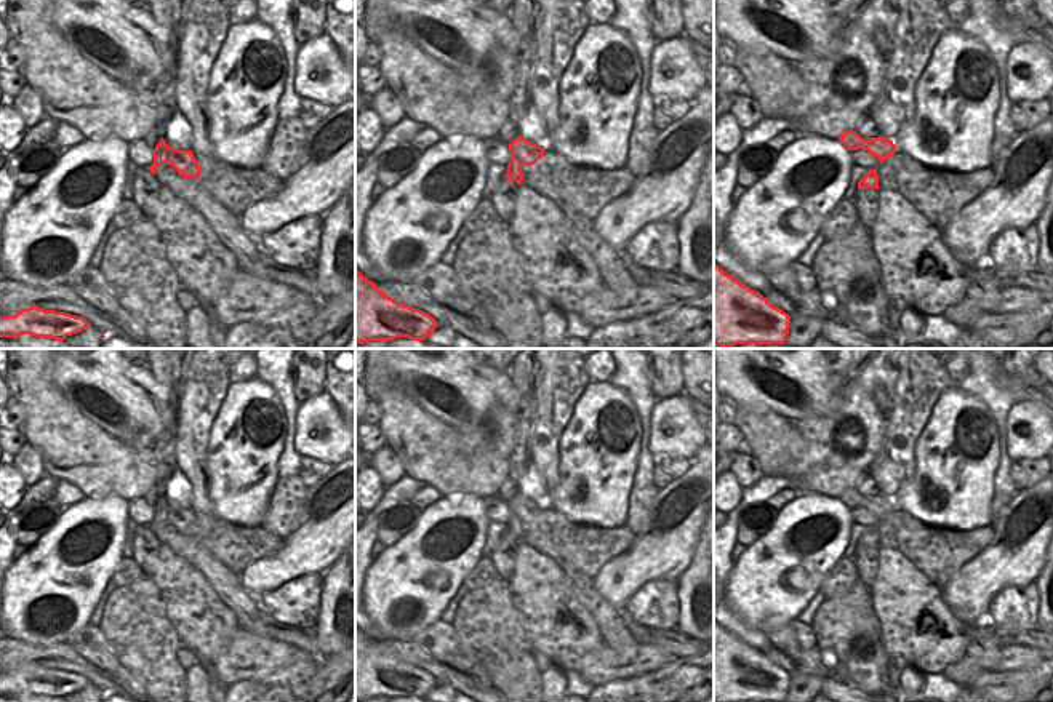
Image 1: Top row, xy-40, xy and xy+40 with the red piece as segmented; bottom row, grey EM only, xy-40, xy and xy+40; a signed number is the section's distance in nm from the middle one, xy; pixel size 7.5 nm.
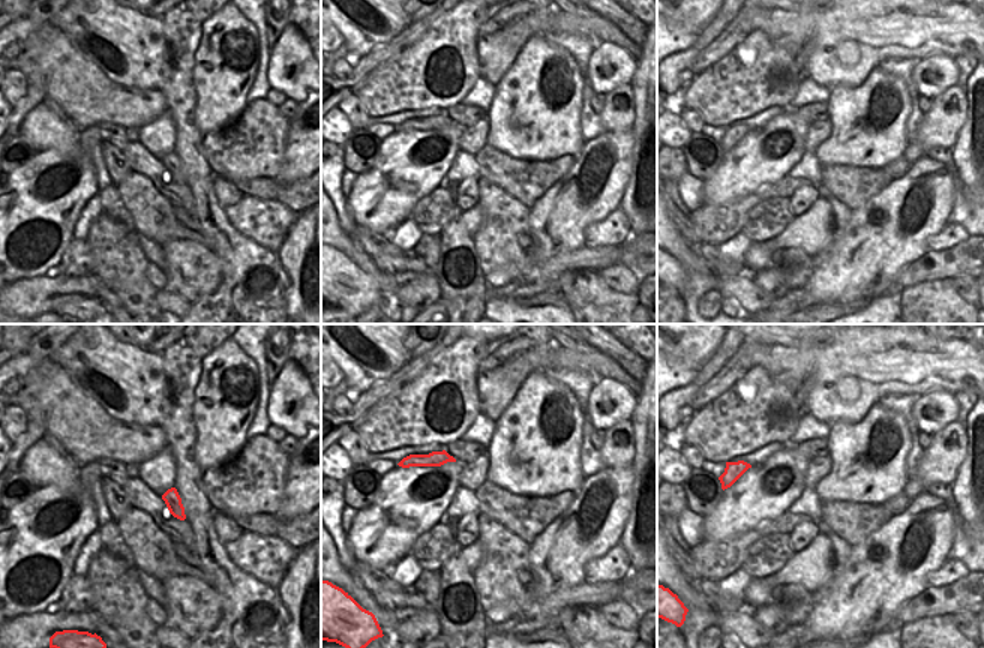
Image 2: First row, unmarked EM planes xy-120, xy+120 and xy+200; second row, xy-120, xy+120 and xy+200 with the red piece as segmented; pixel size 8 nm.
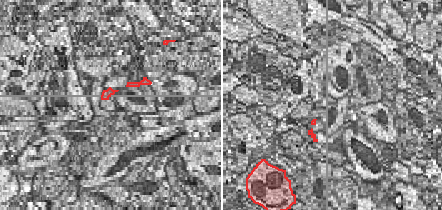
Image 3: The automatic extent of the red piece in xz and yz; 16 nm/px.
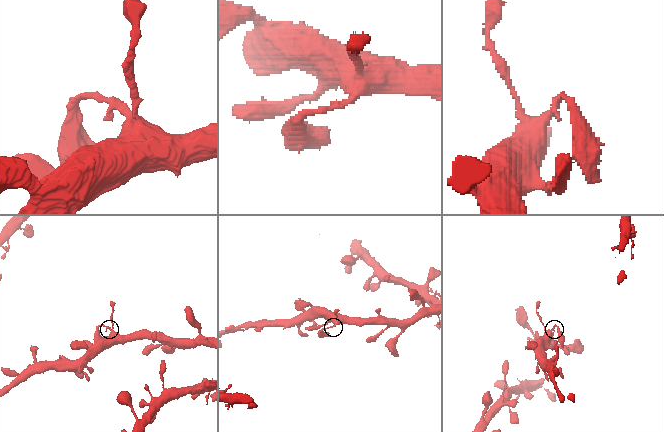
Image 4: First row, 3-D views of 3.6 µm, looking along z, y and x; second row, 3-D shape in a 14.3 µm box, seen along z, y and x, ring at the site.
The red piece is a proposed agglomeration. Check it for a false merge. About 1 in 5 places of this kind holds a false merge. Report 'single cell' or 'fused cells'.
fused cells

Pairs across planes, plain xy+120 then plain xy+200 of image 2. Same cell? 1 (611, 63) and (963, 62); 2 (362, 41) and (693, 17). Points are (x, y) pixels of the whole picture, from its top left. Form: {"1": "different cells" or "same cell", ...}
{"1": "different cells", "2": "same cell"}

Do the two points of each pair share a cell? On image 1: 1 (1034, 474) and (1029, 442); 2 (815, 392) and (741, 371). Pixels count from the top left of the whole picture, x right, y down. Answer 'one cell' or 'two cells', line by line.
1: two cells
2: one cell

